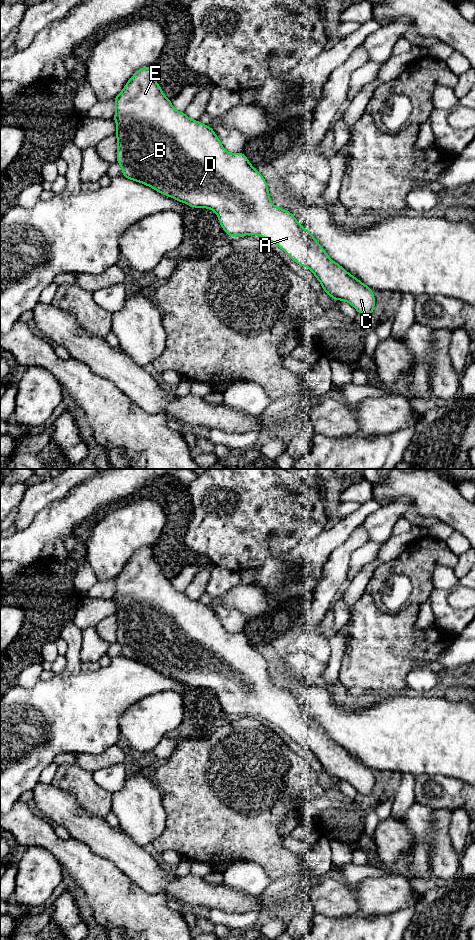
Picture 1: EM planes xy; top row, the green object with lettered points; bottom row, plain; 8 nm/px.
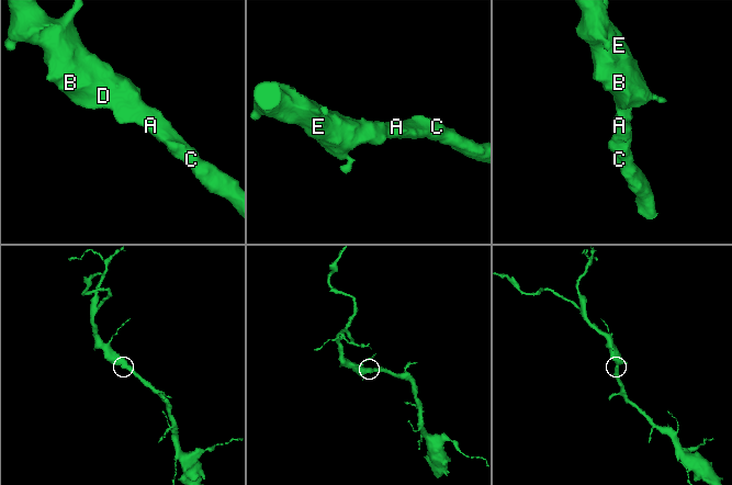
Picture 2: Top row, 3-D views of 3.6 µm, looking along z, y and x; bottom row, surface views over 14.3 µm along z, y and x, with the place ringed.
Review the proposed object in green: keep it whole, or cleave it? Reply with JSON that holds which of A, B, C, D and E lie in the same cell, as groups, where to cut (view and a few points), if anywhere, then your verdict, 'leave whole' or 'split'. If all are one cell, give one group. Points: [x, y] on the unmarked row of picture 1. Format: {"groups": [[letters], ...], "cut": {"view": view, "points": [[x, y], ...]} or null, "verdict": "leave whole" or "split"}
{"groups": [["A", "B", "C", "D", "E"]], "cut": null, "verdict": "leave whole"}

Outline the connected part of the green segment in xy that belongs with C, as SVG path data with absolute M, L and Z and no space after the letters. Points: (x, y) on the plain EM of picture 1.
M142 547L137 550L114 582L116 590L113 600L117 603L115 616L118 621L116 636L124 657L145 664L191 687L213 690L218 695L222 709L231 717L258 714L273 722L301 747L306 746L310 749L323 770L333 780L348 782L359 794L366 796L373 794L376 781L372 769L331 740L313 715L291 692L272 684L266 660L250 644L243 632L235 634L227 632L211 607L188 598L185 592L174 589L171 580L163 574L154 559L153 548Z

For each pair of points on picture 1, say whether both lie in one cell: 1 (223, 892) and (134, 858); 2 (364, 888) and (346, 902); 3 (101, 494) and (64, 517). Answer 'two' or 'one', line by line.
1: one
2: two
3: one

